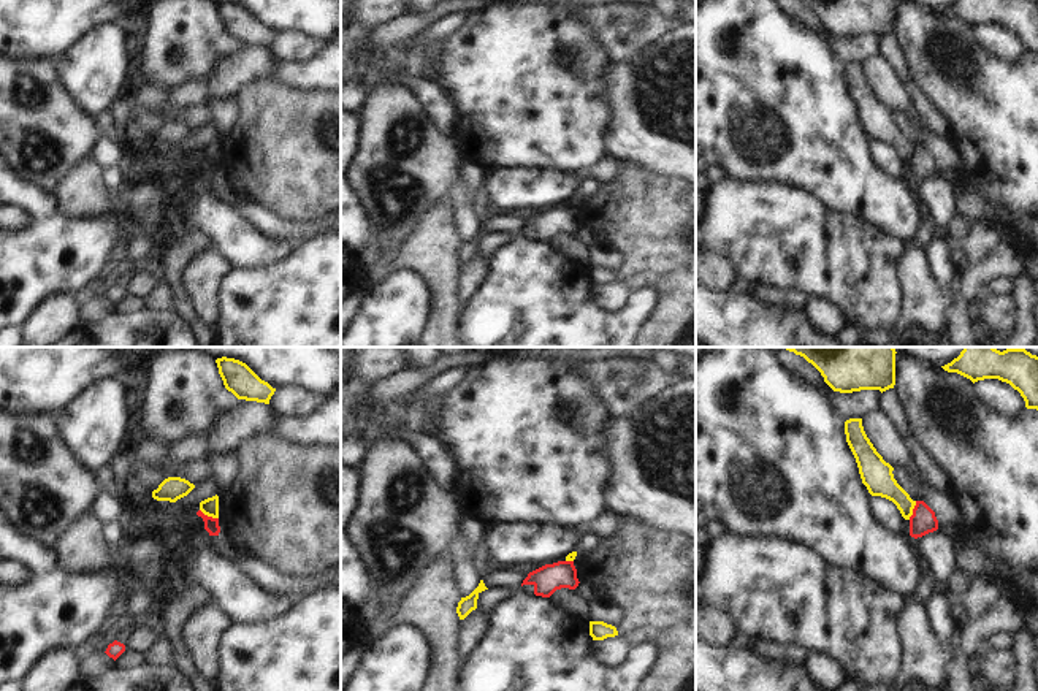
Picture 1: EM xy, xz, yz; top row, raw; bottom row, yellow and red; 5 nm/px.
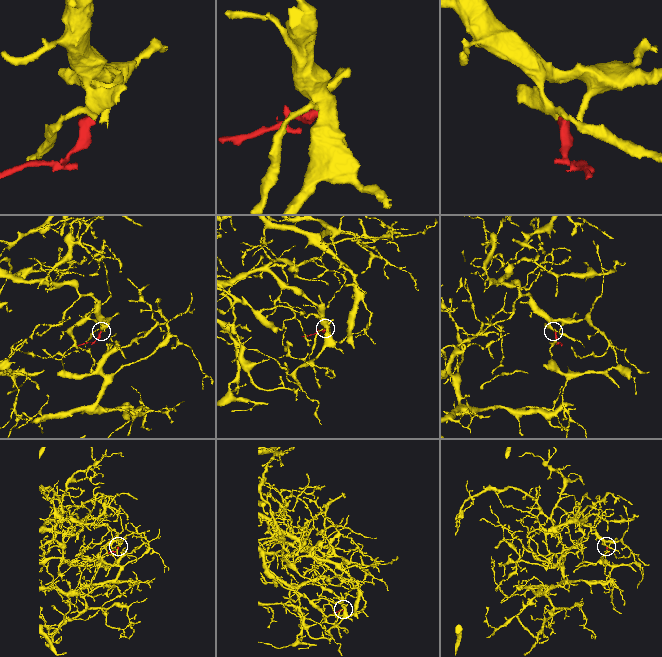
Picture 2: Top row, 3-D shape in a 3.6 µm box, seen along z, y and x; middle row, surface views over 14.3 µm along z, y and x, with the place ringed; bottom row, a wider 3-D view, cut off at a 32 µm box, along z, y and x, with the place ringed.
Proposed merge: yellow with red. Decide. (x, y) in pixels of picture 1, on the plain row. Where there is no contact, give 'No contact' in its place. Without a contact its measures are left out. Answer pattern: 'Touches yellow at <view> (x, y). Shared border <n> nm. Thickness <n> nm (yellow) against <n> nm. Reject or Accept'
Touches yellow at xy (209, 160). Shared border 110 nm. Thickness 90 nm (yellow) against 80 nm. Reject.

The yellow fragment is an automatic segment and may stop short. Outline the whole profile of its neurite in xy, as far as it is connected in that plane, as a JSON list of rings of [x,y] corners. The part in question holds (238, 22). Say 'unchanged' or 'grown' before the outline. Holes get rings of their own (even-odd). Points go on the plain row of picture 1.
unchanged; [[[235,3],[216,5],[223,30],[238,44],[269,49],[276,33],[261,25],[246,8]]]

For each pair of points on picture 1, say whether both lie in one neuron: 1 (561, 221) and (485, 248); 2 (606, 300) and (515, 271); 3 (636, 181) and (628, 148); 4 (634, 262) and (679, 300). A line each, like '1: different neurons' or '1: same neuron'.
1: same neuron
2: different neurons
3: different neurons
4: same neuron

